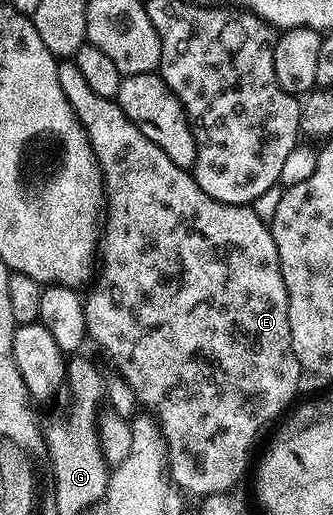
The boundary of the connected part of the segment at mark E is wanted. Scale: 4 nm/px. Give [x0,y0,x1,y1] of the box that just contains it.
[57,59,303,499]

